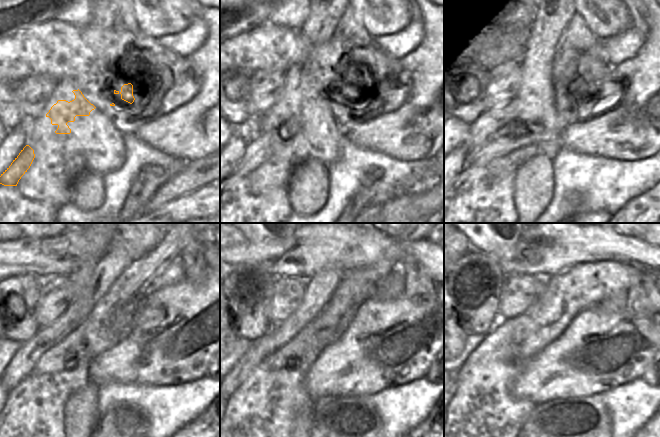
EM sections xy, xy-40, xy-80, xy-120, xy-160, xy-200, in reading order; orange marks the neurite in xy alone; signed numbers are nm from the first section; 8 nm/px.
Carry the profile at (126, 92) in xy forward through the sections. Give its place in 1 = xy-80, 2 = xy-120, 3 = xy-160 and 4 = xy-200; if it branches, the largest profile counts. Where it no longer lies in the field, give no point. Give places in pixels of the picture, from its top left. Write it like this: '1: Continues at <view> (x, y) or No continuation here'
1: Continues at xy-80 (499, 143)
2: Continues at xy-120 (83, 344)
3: Continues at xy-160 (306, 346)
4: Continues at xy-200 (525, 350)

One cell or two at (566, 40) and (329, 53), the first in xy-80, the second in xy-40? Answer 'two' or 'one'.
two

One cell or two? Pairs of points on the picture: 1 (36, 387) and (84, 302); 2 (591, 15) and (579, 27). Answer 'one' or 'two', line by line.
1: two
2: two

